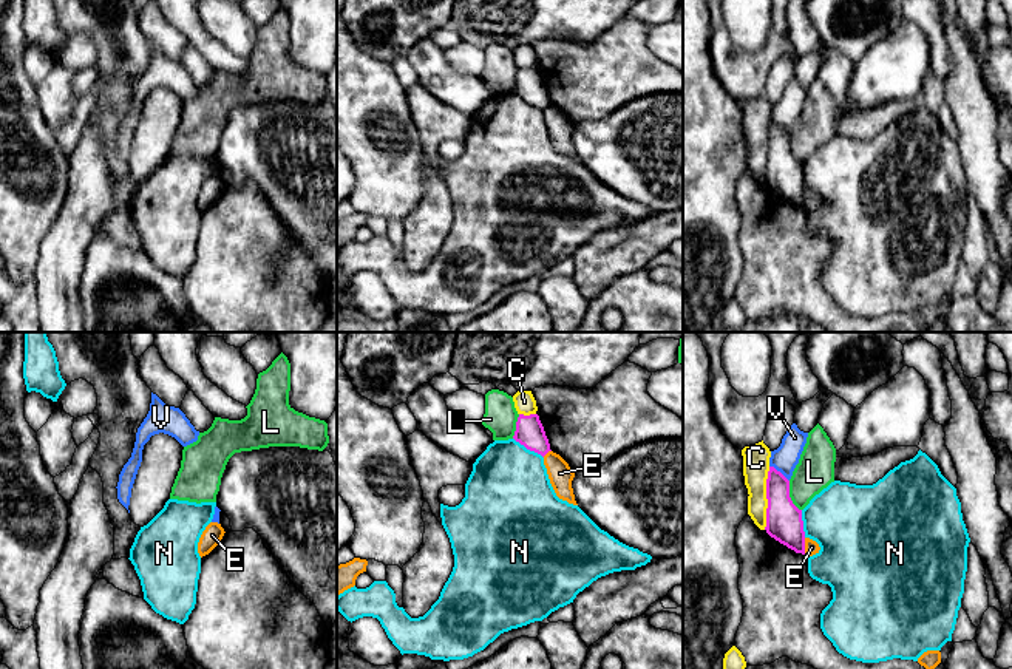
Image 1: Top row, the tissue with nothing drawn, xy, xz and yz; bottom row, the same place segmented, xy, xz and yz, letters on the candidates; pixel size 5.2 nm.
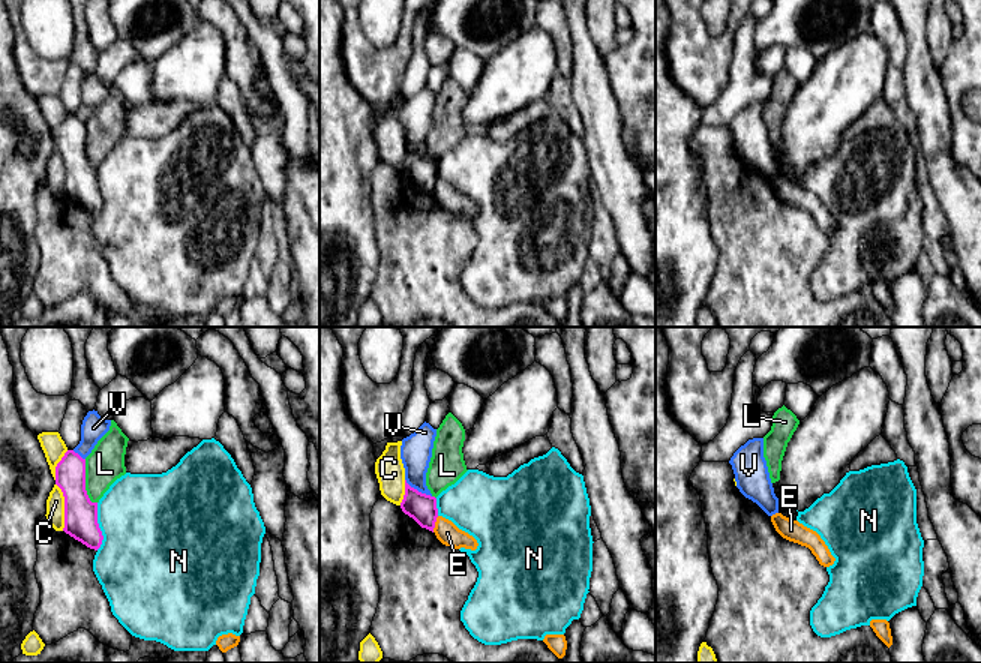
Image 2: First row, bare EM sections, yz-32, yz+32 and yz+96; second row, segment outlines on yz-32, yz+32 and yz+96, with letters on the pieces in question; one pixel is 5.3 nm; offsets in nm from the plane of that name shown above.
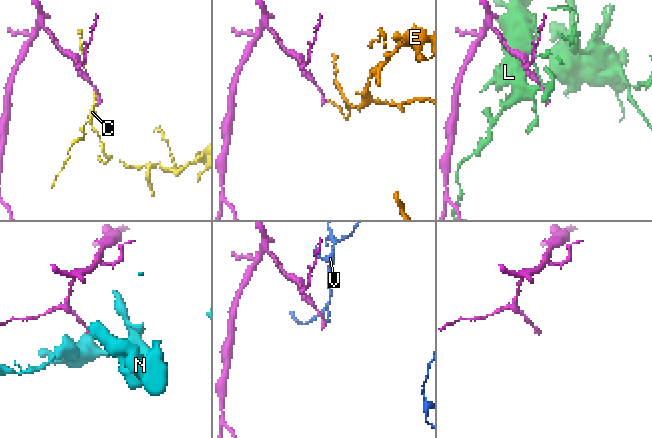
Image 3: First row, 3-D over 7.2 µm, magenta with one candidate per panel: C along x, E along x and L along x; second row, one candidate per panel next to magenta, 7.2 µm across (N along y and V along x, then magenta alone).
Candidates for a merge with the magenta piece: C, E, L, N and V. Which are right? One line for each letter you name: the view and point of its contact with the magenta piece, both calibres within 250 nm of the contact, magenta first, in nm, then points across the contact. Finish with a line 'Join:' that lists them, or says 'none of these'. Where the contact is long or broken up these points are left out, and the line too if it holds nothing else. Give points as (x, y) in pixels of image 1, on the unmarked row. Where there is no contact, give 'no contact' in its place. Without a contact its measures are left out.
Join: none of these

